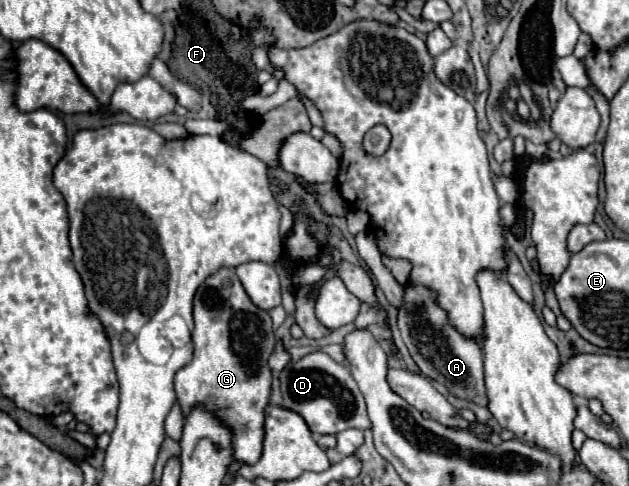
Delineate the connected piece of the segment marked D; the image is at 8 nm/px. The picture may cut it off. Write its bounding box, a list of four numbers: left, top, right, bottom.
[280,353,370,435]

